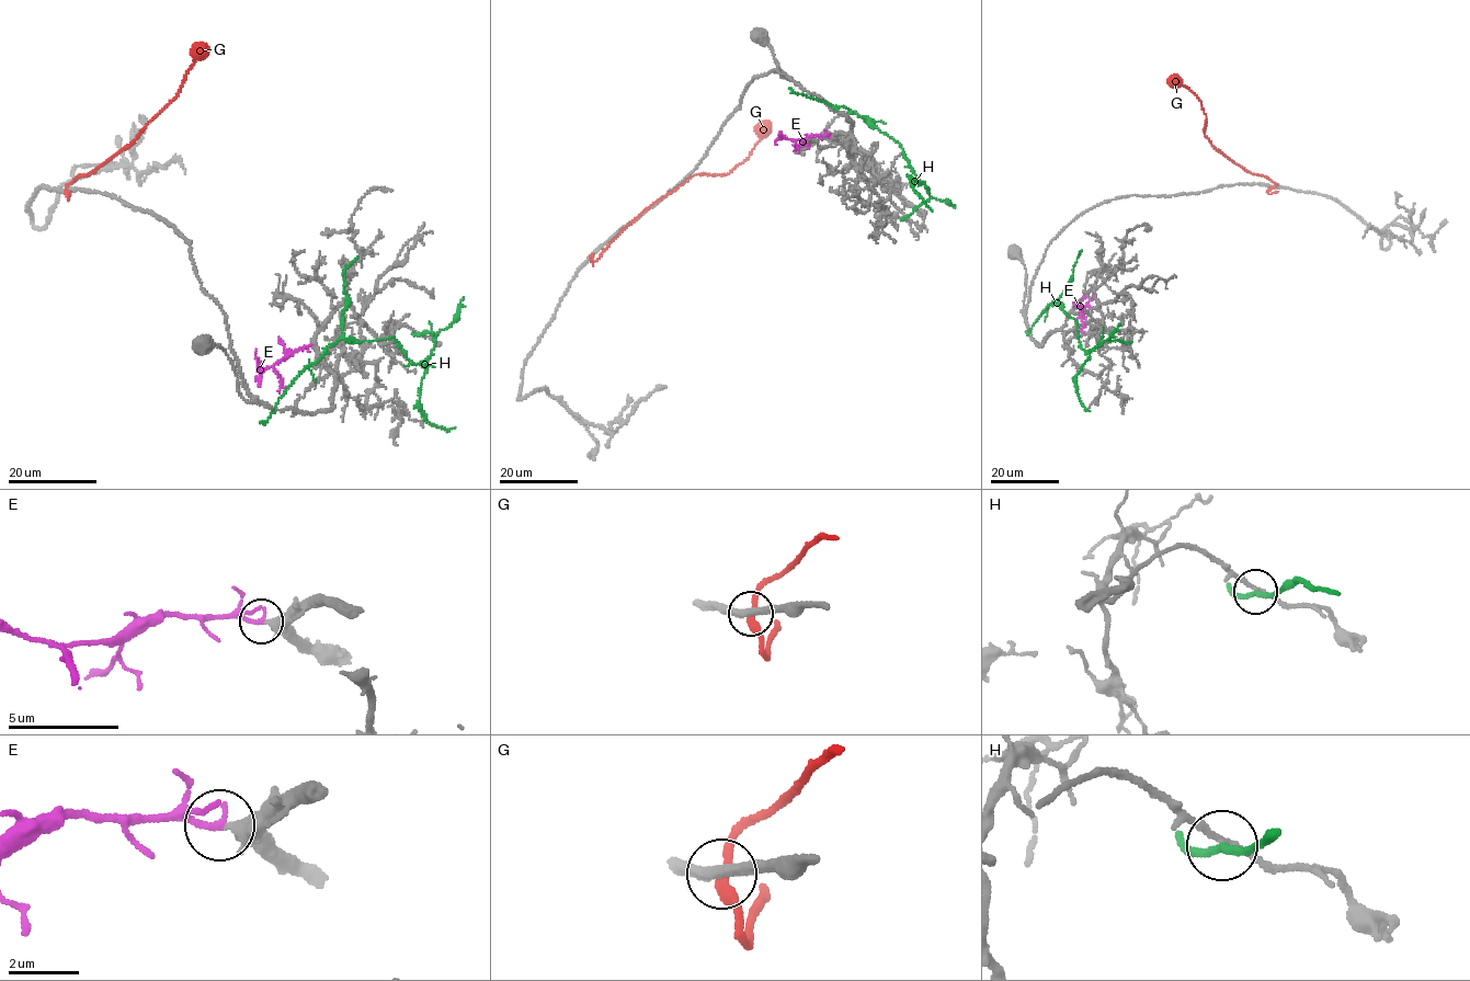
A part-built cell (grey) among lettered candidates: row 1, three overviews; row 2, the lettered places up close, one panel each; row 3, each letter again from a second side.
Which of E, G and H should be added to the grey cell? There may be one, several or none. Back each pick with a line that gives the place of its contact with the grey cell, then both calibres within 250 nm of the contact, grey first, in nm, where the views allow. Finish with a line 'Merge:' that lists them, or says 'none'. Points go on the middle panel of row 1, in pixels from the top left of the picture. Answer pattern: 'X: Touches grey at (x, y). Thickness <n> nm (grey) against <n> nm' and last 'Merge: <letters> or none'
E: Touches grey at (830, 136). Thickness 360 nm (grey) against 220 nm
Merge: E

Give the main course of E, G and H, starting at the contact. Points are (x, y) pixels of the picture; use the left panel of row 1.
E: (310, 345), (292, 351), (263, 369), (257, 361), (255, 348)
G: (65, 191), (79, 175), (86, 175), (134, 140), (175, 95), (195, 55), (202, 50)
H: (419, 334), (436, 334), (431, 354), (416, 365), (394, 337), (339, 339), (261, 422)

